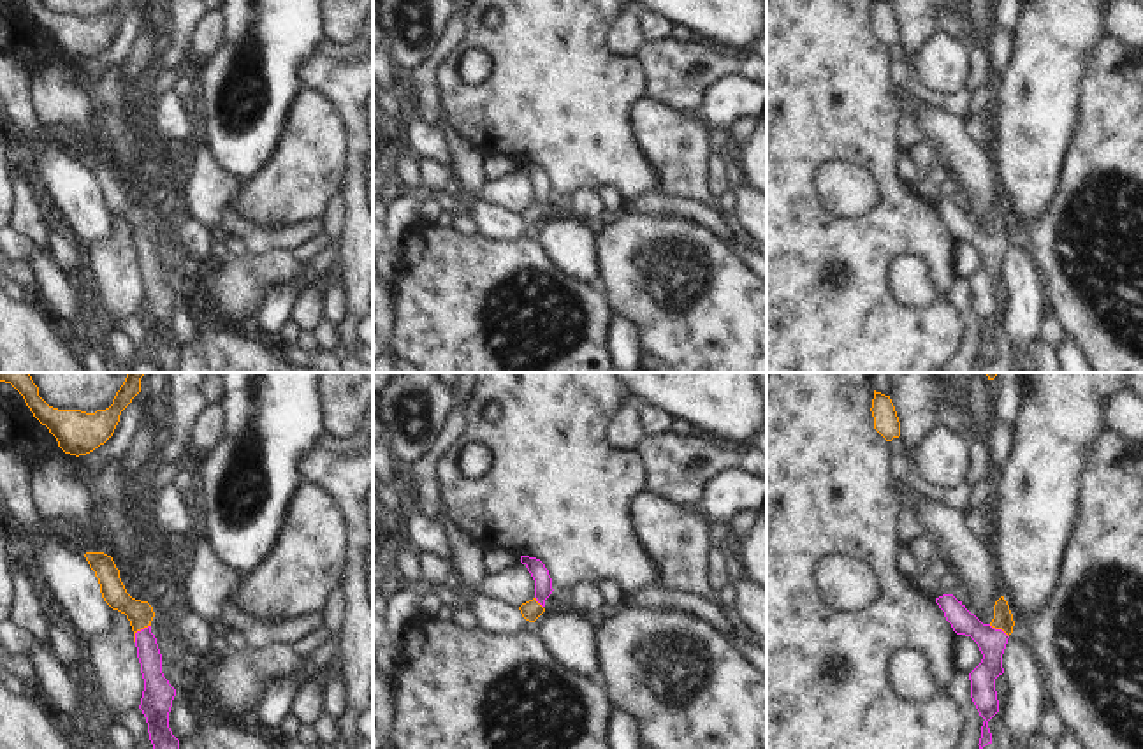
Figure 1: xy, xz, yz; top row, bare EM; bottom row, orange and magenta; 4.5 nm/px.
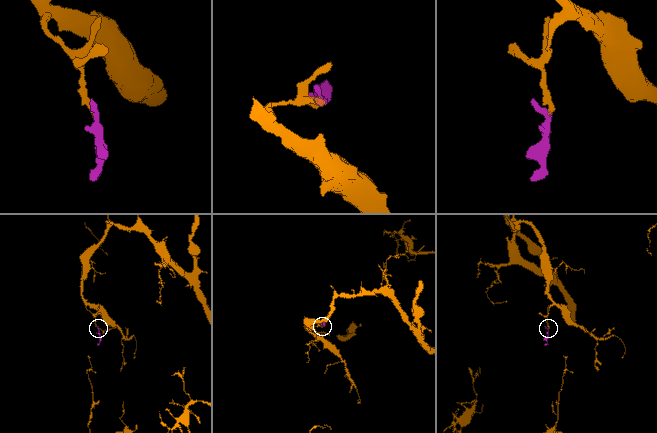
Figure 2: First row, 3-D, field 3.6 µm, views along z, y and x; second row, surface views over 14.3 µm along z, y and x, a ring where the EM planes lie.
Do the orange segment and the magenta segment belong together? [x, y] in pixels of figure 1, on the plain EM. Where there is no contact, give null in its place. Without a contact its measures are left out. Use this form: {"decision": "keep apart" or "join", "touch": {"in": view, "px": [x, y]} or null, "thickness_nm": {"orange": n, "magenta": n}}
{"decision": "join", "touch": {"in": "xy", "px": [139, 236]}, "thickness_nm": {"orange": 120, "magenta": 110}}

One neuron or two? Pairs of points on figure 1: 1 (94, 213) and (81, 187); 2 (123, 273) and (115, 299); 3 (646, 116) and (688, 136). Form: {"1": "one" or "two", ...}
{"1": "one", "2": "one", "3": "one"}

